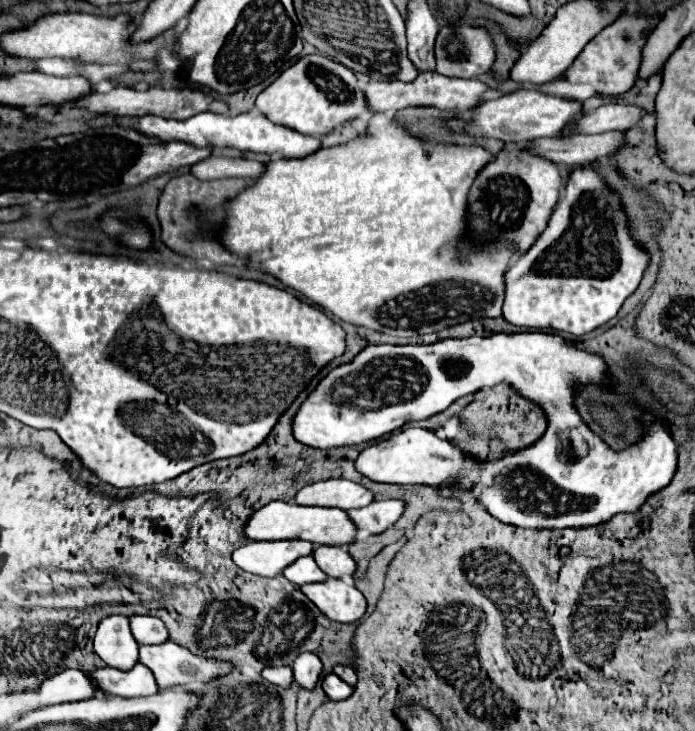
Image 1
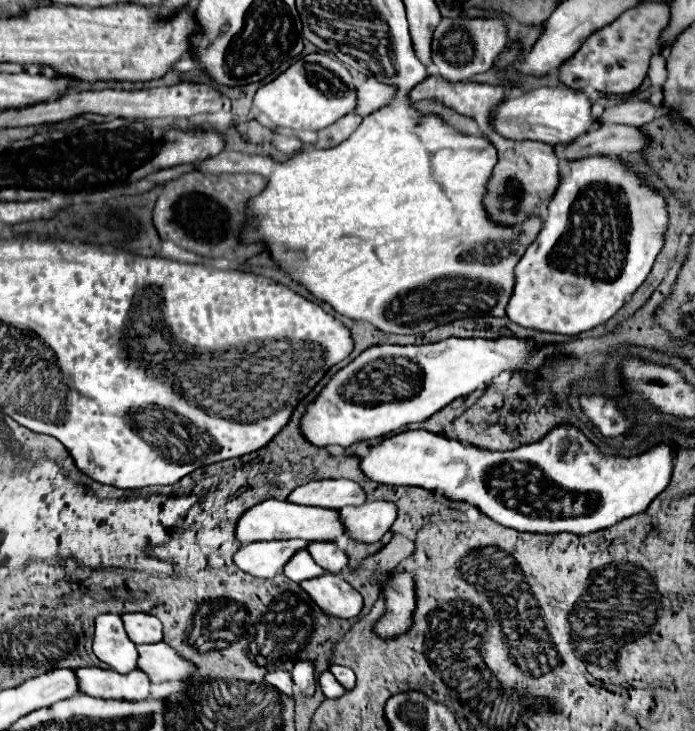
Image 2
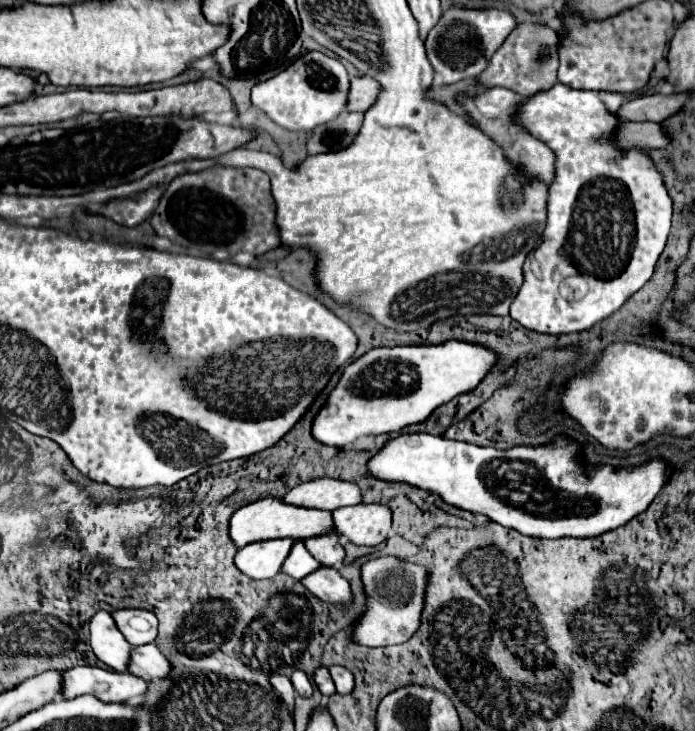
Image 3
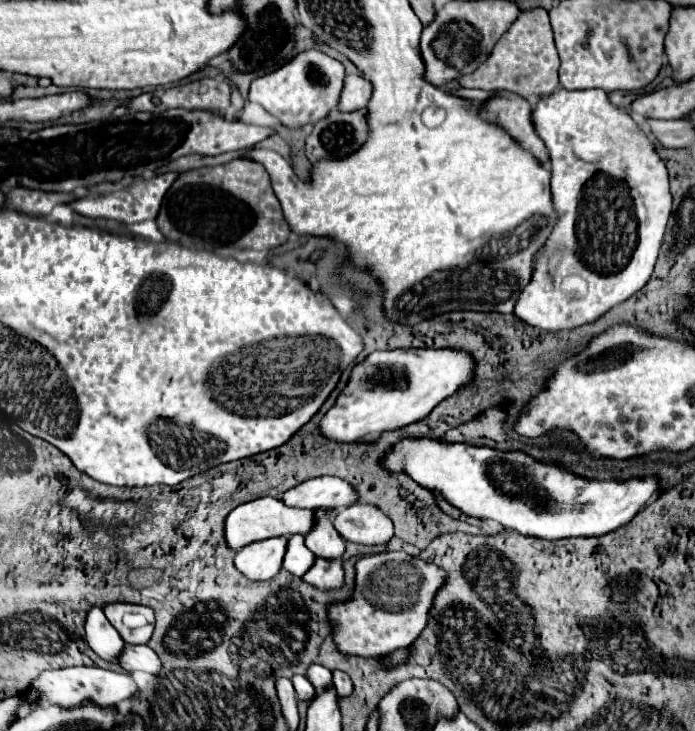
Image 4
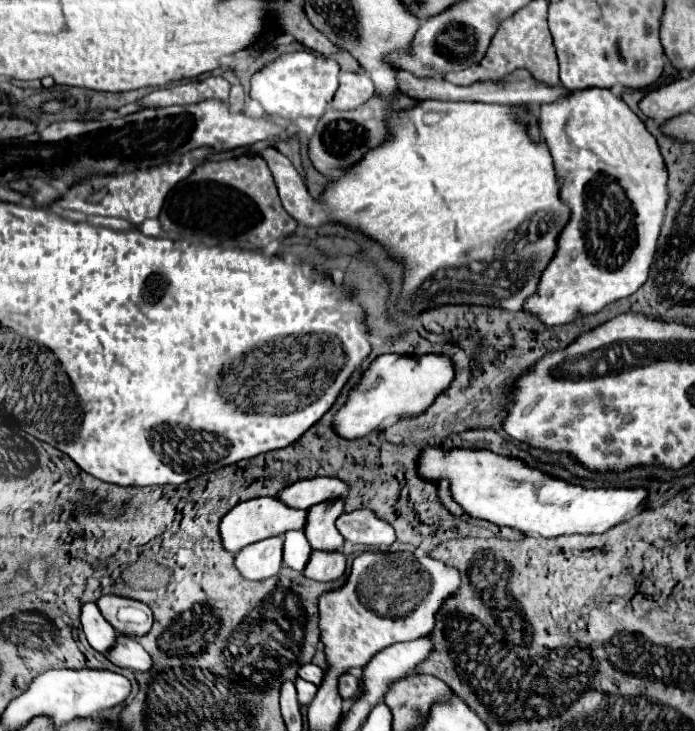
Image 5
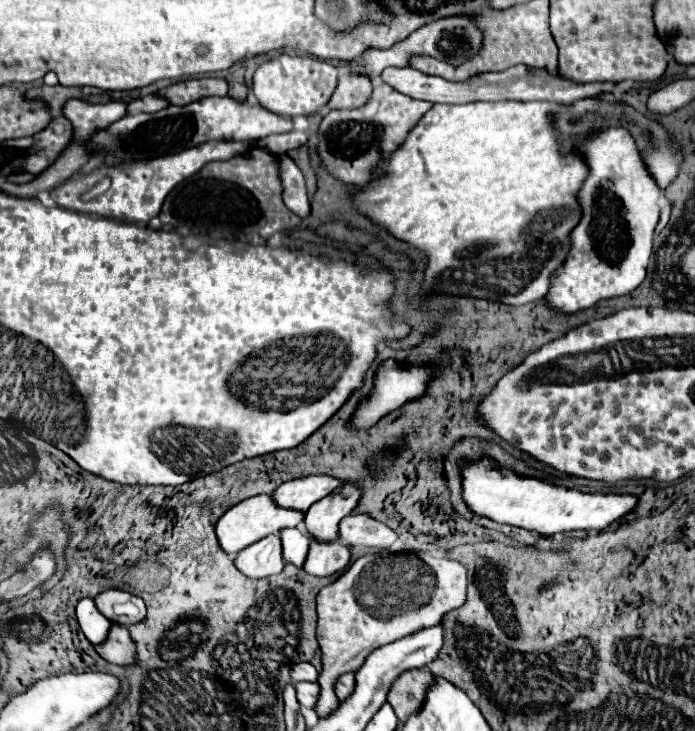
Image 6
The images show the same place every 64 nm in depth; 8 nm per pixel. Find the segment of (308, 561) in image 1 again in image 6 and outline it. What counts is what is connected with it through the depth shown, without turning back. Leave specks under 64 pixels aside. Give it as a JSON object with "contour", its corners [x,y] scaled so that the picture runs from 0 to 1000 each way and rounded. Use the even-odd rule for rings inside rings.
{"contour":[[[409,722],[403,725],[403,736],[409,766],[423,774],[435,774],[443,758],[443,733],[432,722]]]}

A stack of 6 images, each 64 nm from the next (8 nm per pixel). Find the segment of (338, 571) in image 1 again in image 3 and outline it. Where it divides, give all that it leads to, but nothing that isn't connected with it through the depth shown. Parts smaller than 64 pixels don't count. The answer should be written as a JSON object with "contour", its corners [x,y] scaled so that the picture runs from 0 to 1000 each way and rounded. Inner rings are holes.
{"contour":[[[469,728],[463,733],[449,733],[437,739],[443,755],[466,774],[489,774],[495,766],[495,750],[486,741],[483,728]]]}

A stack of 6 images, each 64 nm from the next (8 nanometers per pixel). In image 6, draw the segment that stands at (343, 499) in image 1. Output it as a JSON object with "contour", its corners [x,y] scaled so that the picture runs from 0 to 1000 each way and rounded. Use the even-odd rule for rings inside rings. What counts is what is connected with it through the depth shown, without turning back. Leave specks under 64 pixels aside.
{"contour":[[[466,648],[435,651],[435,654],[403,662],[394,670],[391,684],[406,695],[440,700],[452,687],[463,684],[466,679],[481,673],[486,665],[489,665],[489,657],[483,657],[478,651],[466,651]]]}

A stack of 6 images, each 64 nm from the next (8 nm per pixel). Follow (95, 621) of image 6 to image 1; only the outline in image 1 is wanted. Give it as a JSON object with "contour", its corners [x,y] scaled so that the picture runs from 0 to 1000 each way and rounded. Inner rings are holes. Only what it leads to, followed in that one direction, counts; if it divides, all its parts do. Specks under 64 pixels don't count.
{"contour":[[[153,843],[135,870],[135,892],[167,917],[187,917],[199,906],[199,881],[184,865],[181,843]]]}

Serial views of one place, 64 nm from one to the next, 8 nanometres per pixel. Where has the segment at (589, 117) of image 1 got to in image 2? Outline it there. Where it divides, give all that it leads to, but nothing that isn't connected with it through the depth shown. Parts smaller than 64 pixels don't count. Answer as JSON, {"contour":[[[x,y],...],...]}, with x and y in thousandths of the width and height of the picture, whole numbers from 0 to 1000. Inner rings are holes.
{"contour":[[[929,137],[895,140],[892,145],[881,145],[866,153],[866,170],[927,172],[944,161],[947,150],[953,150],[953,145],[941,145],[938,140],[929,140]]]}

